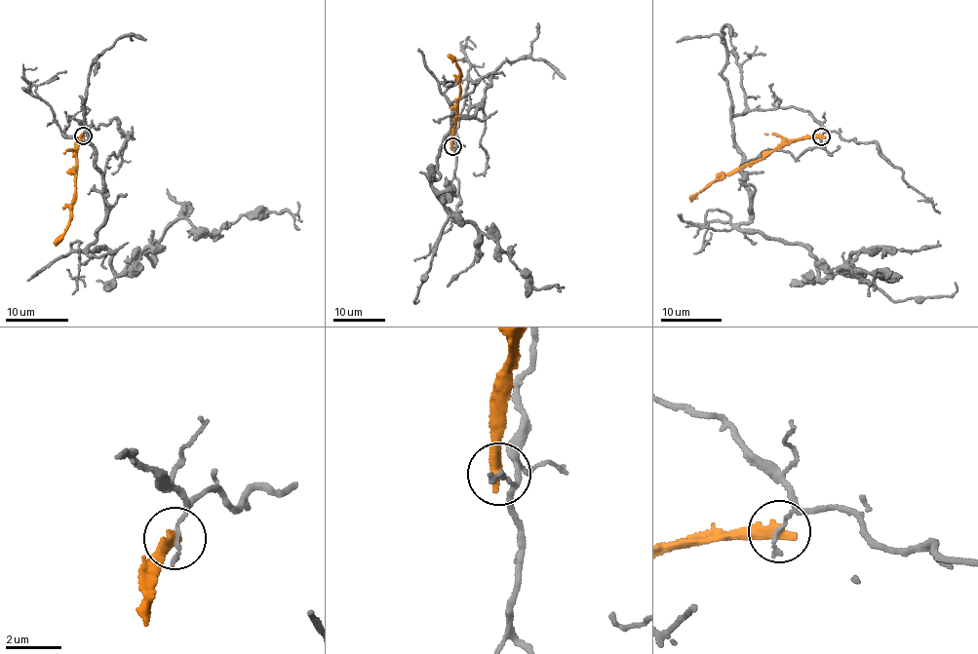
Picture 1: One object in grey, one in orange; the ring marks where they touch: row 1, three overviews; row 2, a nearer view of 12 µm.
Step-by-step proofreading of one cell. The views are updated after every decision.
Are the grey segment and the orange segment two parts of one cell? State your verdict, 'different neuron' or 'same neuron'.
different neuron

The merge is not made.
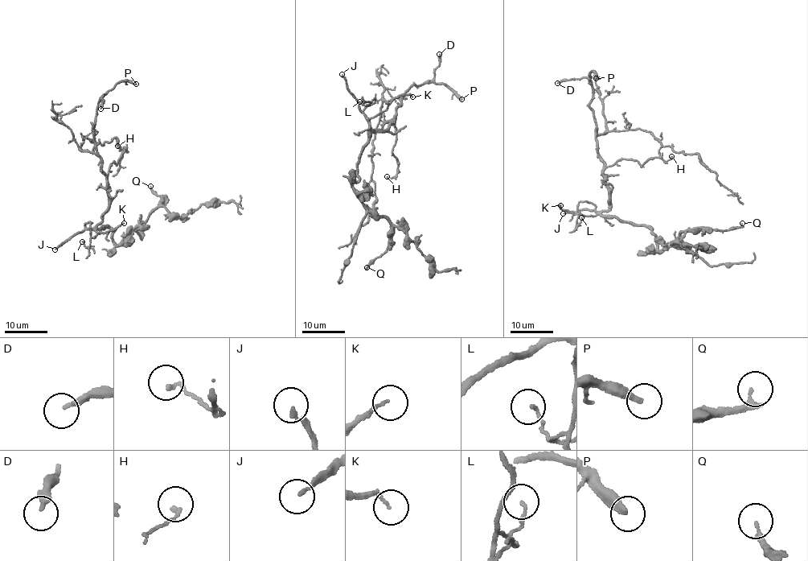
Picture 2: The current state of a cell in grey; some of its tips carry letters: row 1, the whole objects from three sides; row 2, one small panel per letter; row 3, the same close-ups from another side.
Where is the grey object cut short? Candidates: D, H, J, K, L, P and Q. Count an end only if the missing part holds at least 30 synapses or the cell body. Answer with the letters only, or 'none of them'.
J, P

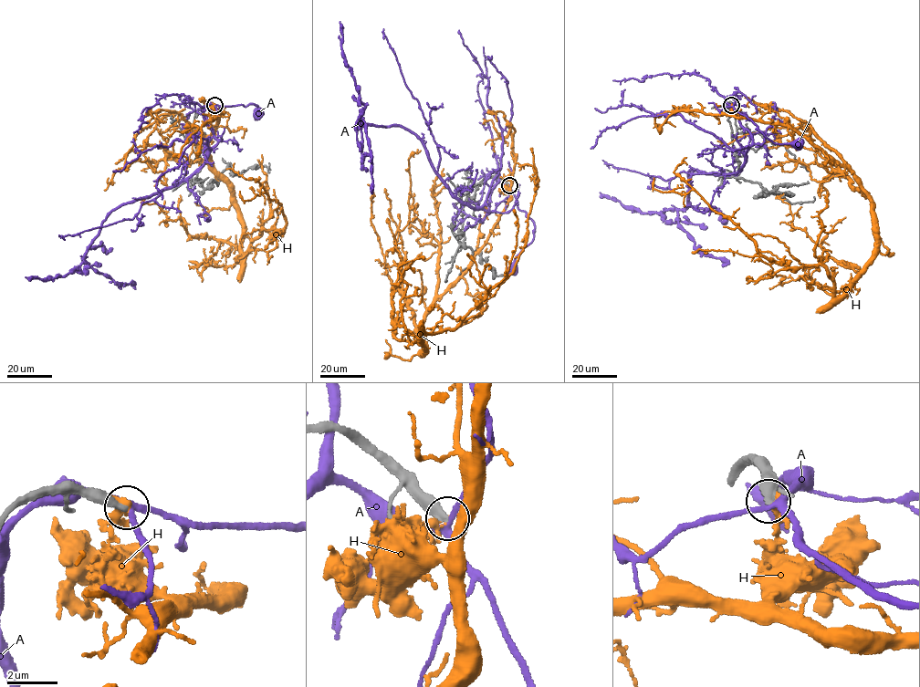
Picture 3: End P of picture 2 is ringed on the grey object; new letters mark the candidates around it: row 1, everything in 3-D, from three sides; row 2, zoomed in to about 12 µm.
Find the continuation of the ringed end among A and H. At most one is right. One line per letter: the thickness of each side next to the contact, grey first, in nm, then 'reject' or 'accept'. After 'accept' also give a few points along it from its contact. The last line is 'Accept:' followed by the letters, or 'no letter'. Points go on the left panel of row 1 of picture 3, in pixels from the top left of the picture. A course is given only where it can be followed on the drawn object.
A: calibres 400 and 240 nm; reject
H: calibres 550 and 320 nm; reject
Accept: no letter

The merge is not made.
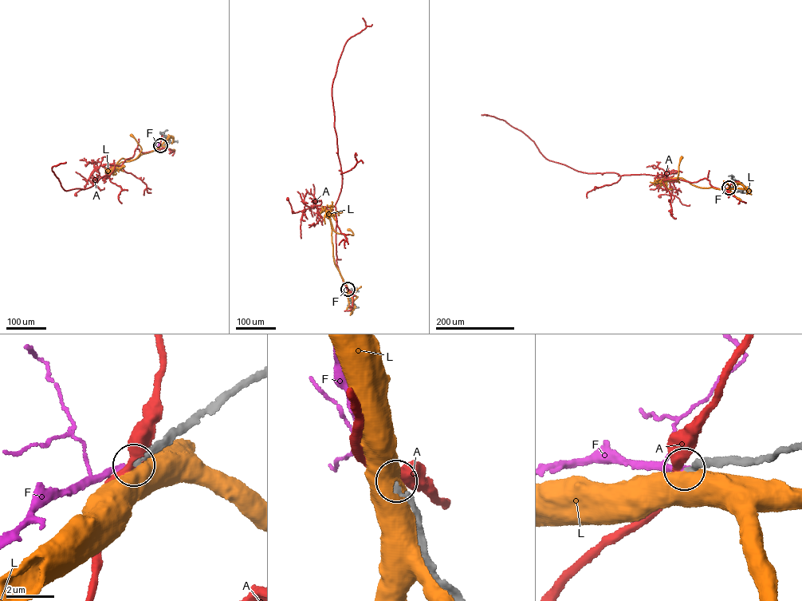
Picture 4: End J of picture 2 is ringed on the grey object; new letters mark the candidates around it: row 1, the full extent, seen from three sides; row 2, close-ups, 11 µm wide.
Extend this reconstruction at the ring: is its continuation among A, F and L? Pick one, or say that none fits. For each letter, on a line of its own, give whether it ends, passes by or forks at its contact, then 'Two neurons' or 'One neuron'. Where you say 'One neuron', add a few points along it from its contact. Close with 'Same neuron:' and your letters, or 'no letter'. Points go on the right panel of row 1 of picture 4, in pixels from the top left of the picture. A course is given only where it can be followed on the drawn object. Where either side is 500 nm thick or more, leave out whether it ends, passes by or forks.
A: It passes by. Two neurons
F: It ends there. One neuron
L: Two neurons
Same neuron: F

